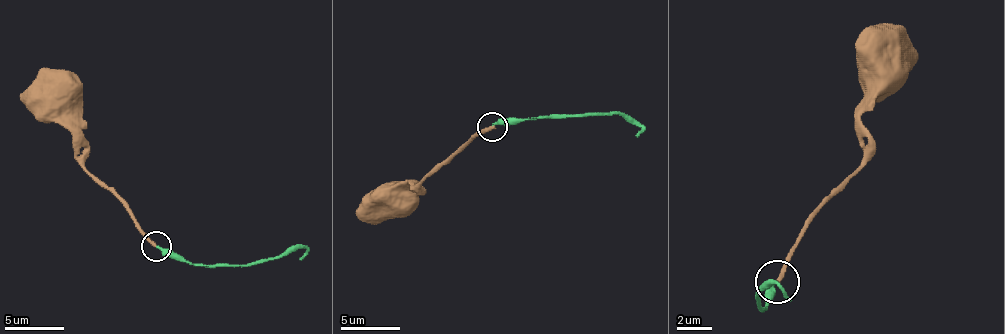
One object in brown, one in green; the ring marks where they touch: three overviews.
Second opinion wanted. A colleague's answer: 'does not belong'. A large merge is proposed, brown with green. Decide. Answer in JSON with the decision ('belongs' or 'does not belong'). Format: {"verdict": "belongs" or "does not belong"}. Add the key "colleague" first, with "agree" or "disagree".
{"colleague": "agree", "verdict": "does not belong"}

